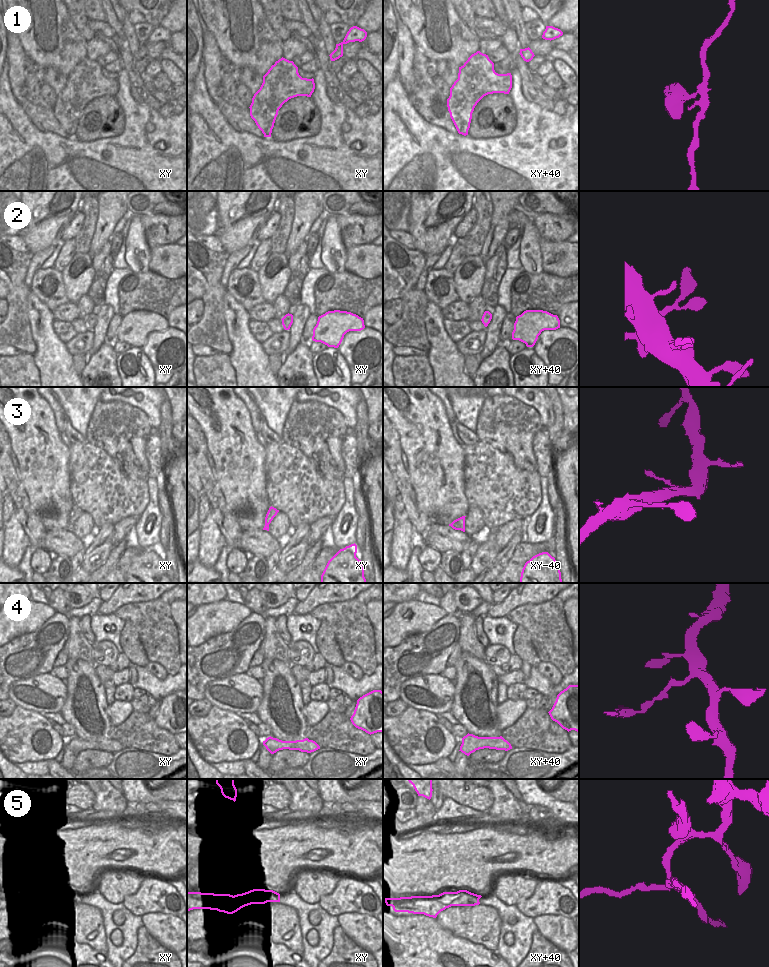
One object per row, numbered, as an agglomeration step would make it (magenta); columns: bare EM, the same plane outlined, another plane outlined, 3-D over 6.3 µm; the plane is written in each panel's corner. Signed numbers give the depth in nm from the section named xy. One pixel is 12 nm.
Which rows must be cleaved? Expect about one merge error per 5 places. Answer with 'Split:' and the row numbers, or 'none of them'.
Split: 4, 5

